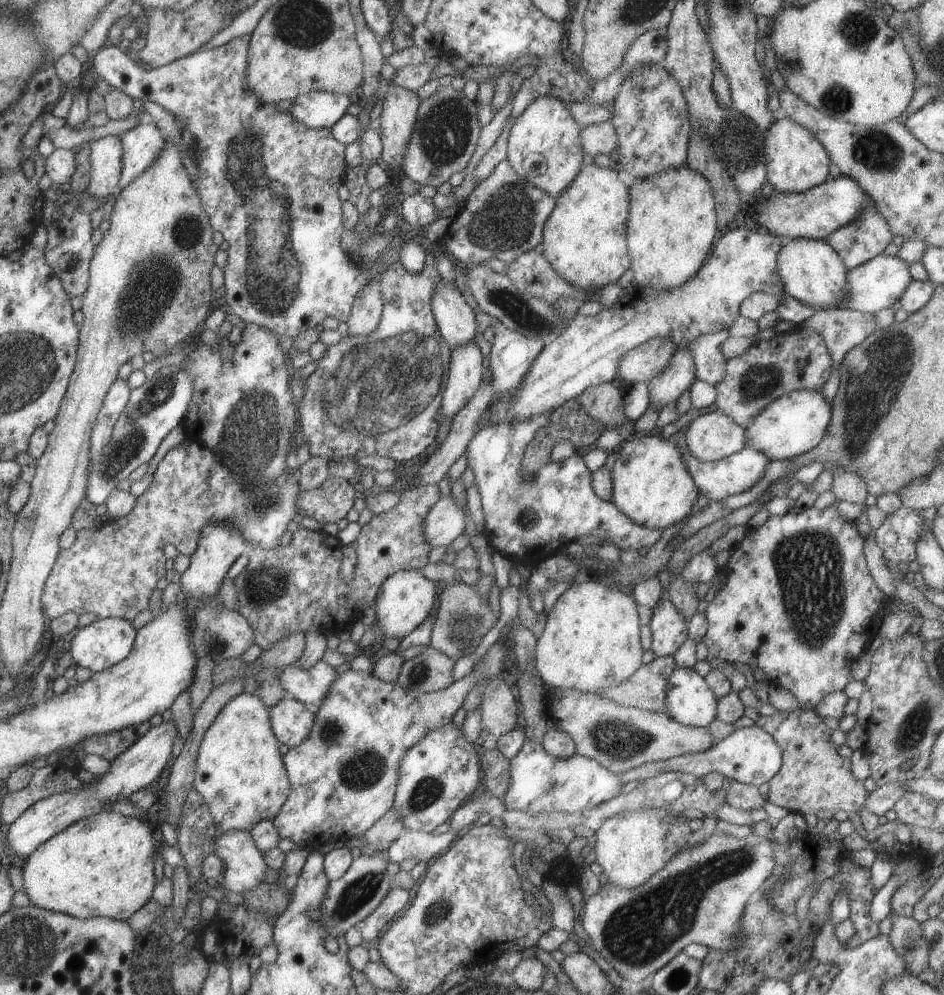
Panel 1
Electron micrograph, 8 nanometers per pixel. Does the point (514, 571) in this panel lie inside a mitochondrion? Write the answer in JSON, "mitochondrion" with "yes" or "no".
{"mitochondrion":"no"}

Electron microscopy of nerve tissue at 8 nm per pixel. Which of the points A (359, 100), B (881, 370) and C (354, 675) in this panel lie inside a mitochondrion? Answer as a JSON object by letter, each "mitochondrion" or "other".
{"A":"other","B":"mitochondrion","C":"other"}

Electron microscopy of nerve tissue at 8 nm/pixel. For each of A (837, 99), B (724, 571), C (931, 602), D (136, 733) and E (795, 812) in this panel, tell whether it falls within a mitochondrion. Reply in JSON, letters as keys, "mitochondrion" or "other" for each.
{"A":"mitochondrion","B":"other","C":"other","D":"other","E":"other"}

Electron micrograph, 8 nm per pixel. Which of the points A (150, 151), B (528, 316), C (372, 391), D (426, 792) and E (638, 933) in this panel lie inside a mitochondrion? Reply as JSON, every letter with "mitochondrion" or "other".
{"A":"other","B":"mitochondrion","C":"mitochondrion","D":"mitochondrion","E":"mitochondrion"}

